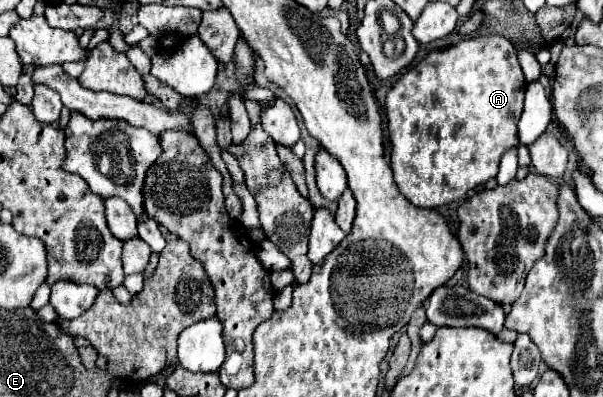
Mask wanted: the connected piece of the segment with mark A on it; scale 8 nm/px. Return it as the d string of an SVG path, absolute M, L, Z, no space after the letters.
M484 35L484 37L472 37L472 39L462 39L456 45L450 45L446 49L430 51L418 65L414 65L410 71L406 71L396 85L388 91L386 97L386 117L388 117L388 129L390 129L390 143L392 143L392 157L390 157L390 167L394 171L394 179L398 183L398 189L402 195L414 203L416 207L426 207L434 209L440 205L448 205L452 201L462 199L470 189L476 185L484 185L488 179L496 177L498 173L498 163L502 155L514 147L518 147L518 121L522 115L522 105L524 105L524 89L526 89L526 79L524 73L518 65L516 59L516 49L512 43L502 37L502 35Z

